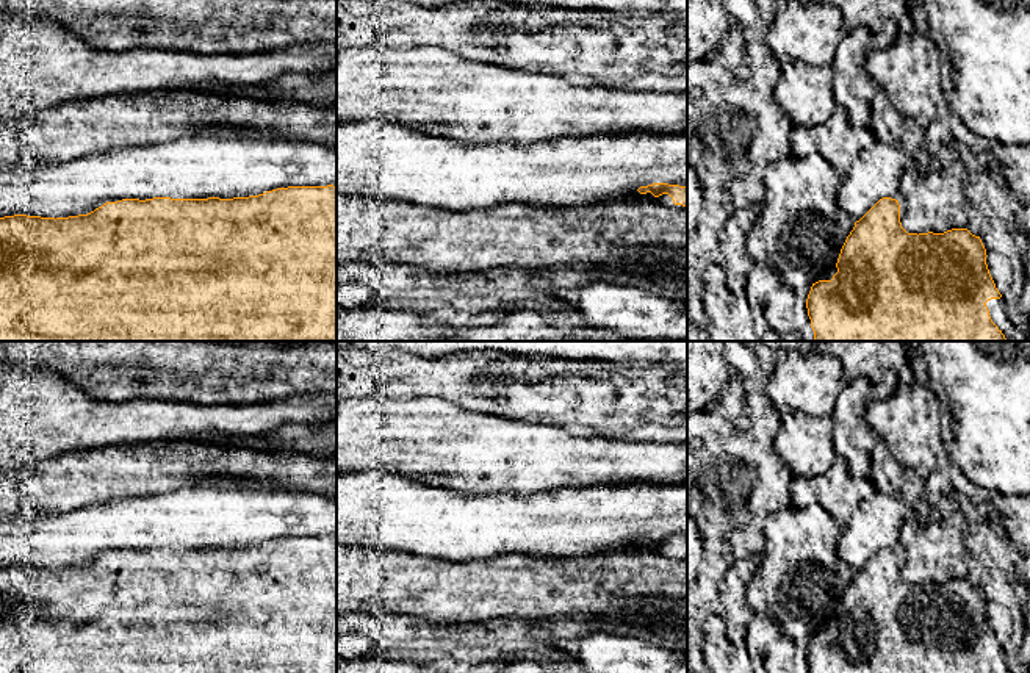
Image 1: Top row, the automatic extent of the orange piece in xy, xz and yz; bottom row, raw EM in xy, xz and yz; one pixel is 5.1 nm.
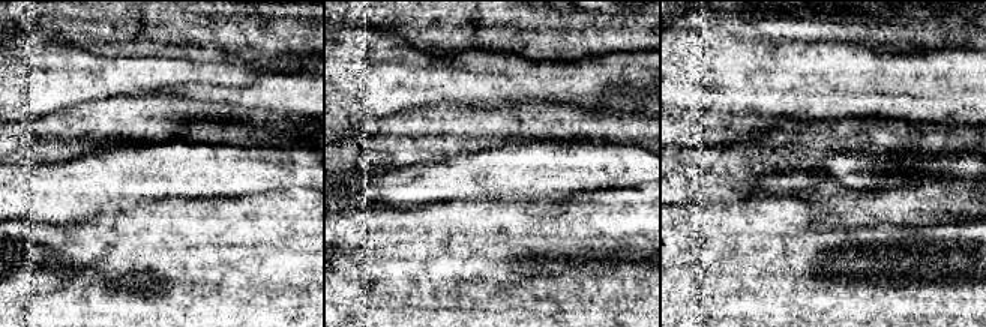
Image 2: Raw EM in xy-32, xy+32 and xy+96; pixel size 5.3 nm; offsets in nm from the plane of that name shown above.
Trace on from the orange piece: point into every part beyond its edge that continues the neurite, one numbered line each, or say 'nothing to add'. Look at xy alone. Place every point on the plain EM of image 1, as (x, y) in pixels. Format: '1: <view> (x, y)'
nothing to add

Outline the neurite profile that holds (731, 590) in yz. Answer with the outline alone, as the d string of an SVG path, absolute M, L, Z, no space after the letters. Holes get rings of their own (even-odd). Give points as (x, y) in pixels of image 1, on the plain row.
M751 557L739 559L726 568L718 584L720 603L725 609L723 621L726 624L726 637L736 646L745 643L745 632L754 615L745 601L745 590L756 571L758 565Z

